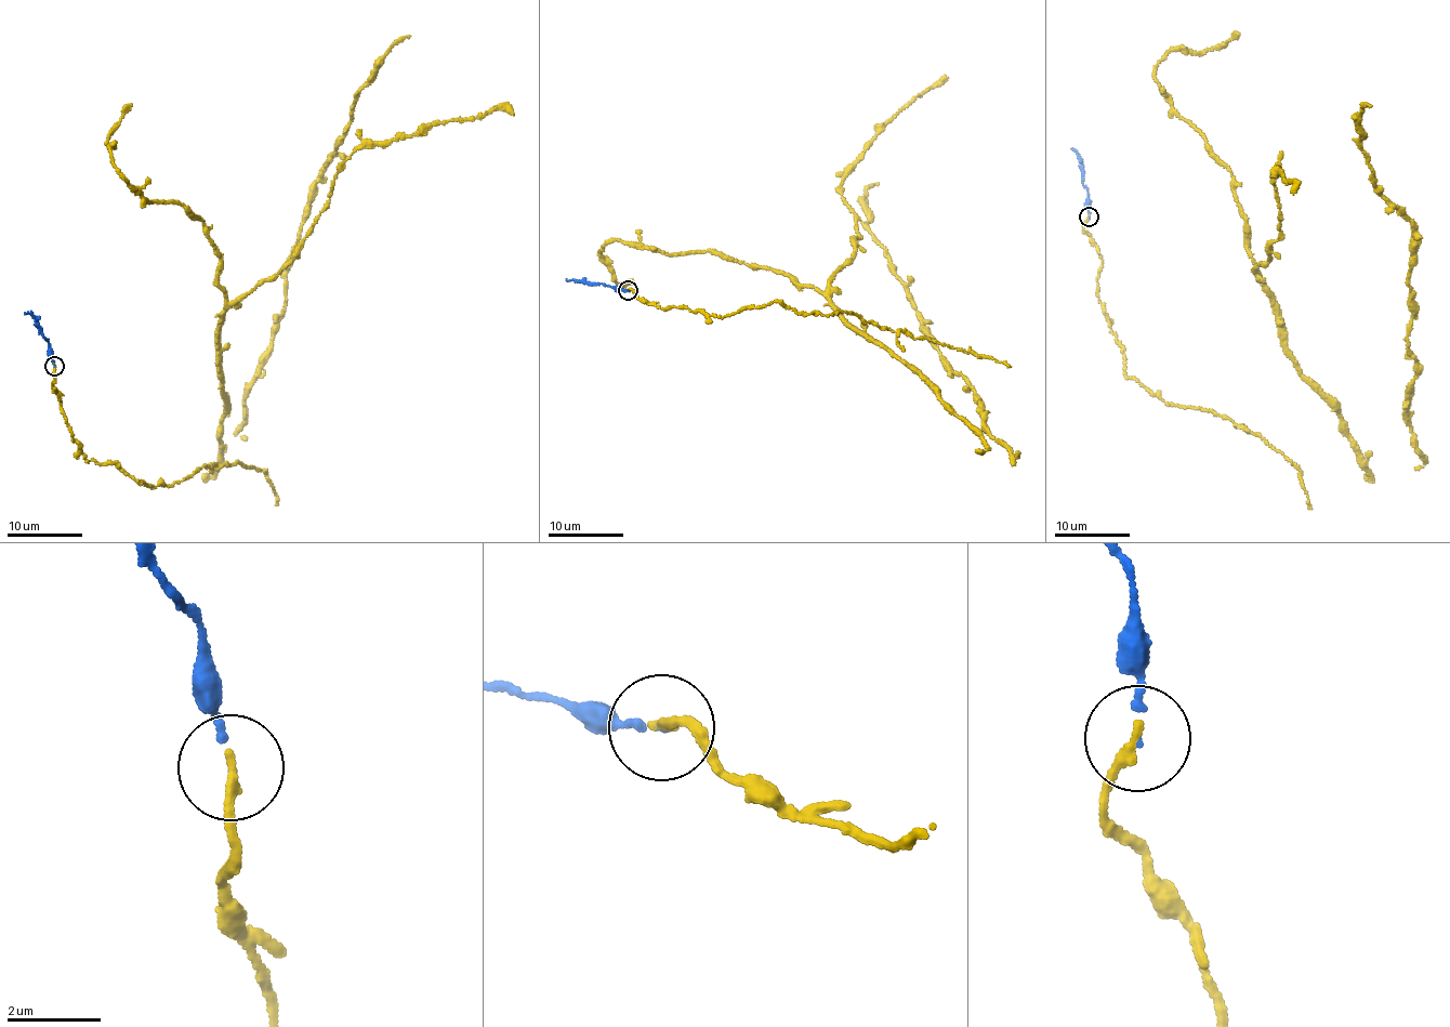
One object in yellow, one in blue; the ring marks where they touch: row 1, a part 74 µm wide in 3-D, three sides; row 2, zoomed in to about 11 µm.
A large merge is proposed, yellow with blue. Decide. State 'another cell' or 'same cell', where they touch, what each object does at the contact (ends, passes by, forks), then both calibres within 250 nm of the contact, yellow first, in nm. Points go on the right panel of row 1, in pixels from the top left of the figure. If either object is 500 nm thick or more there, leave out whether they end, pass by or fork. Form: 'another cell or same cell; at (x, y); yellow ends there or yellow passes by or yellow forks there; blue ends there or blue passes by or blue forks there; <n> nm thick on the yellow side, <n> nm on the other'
same cell; at (1089, 216); yellow ends there; blue ends there; 220 nm thick on the yellow side, 120 nm on the other

